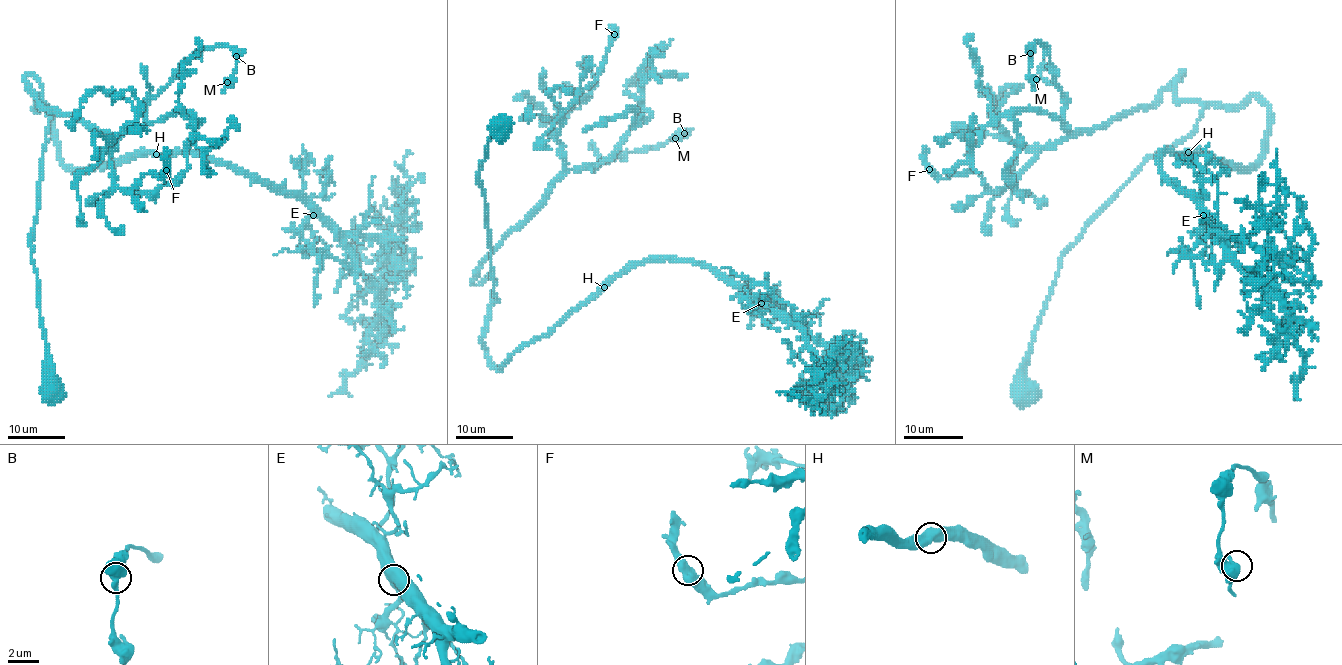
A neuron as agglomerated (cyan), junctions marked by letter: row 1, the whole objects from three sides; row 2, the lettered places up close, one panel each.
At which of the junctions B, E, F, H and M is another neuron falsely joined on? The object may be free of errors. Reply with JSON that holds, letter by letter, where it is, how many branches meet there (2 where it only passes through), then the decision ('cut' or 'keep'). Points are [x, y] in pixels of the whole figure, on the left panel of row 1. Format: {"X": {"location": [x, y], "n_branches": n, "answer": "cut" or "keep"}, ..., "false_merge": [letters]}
{"B": {"location": [236, 56], "n_branches": 2, "answer": "keep"}, "E": {"location": [313, 215], "n_branches": 2, "answer": "keep"}, "F": {"location": [166, 170], "n_branches": 2, "answer": "keep"}, "H": {"location": [156, 154], "n_branches": 2, "answer": "keep"}, "M": {"location": [227, 82], "n_branches": 2, "answer": "keep"}, "false_merge": []}

